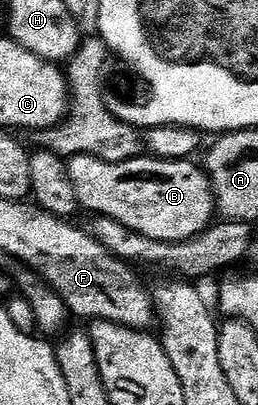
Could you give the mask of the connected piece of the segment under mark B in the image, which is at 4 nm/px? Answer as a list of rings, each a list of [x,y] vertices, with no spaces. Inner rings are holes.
[[[81,155],[67,161],[67,170],[80,206],[91,215],[112,217],[154,241],[188,241],[211,228],[217,217],[211,180],[195,163],[191,159],[161,163],[158,157],[140,155],[114,165]]]

